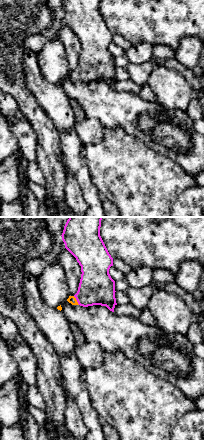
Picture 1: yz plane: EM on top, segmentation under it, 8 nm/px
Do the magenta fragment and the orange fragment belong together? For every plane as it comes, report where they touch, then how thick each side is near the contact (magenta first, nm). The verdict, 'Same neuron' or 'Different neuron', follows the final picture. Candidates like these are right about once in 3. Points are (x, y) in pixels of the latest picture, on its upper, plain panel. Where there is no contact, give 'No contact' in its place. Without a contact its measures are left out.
Touches magenta at (76, 75). Thickness 280 nm (magenta) against 60 nm

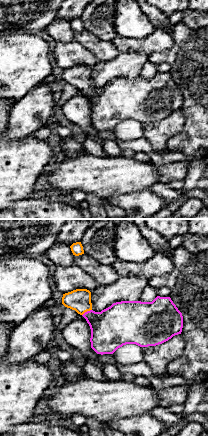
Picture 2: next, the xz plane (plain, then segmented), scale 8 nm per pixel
Touches magenta at (87, 87). Thickness 320 nm (magenta) against 180 nm

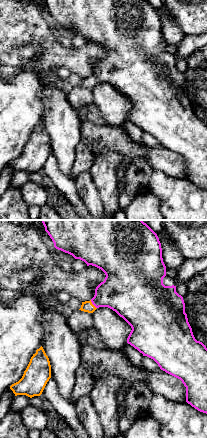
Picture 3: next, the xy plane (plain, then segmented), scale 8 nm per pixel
Touches magenta at (92, 79). Thickness 320 nm (magenta) against 90 nm

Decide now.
Same neuron

